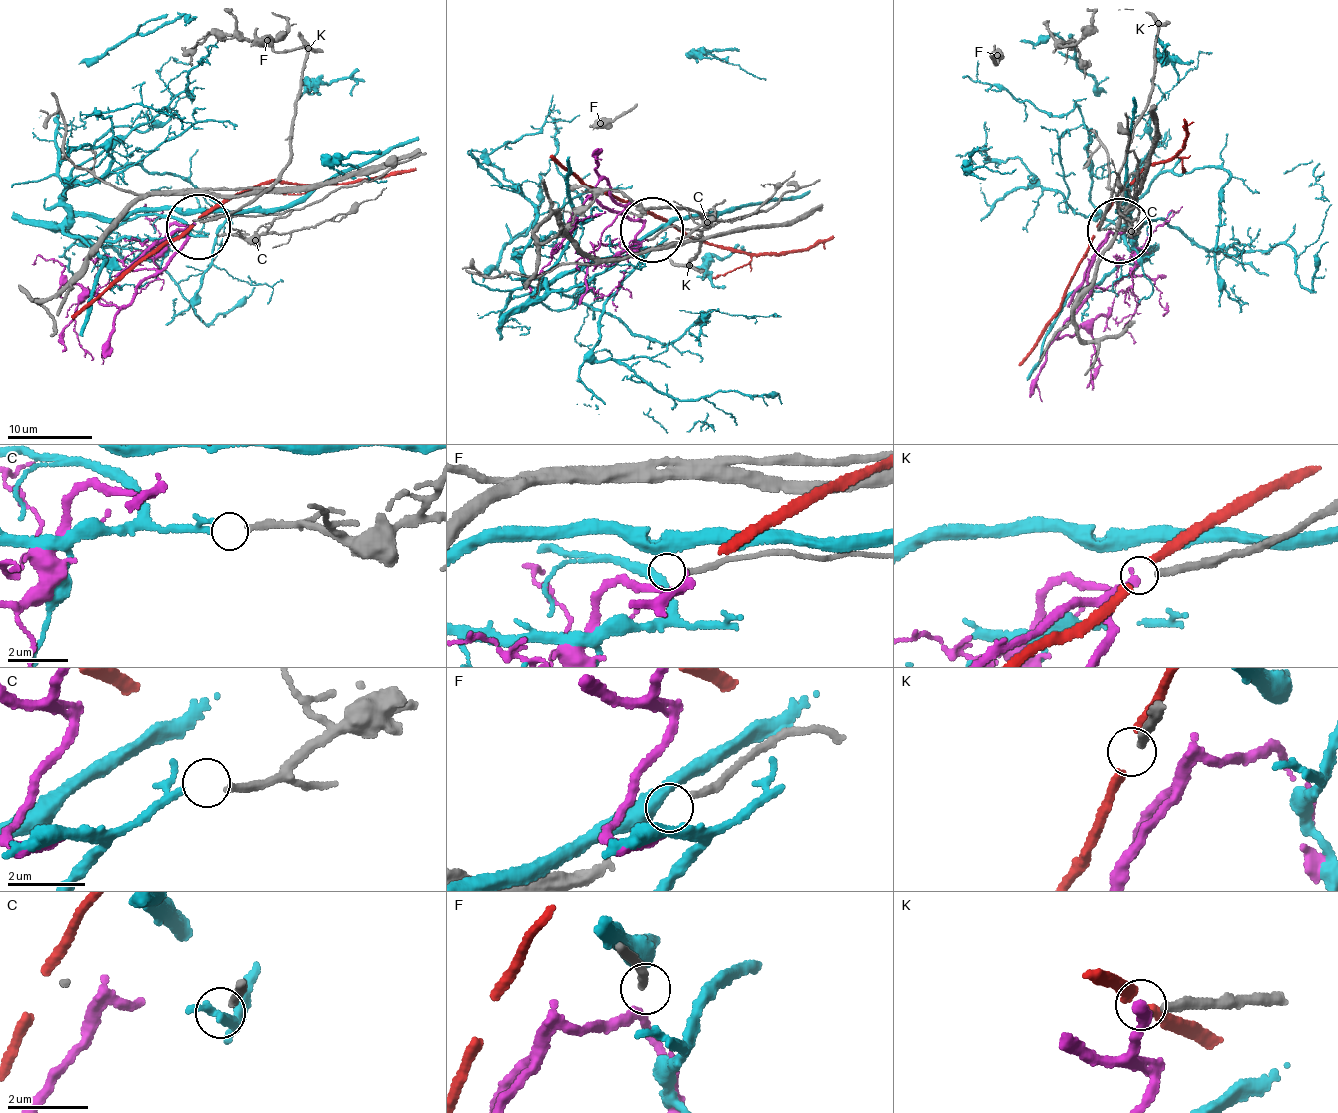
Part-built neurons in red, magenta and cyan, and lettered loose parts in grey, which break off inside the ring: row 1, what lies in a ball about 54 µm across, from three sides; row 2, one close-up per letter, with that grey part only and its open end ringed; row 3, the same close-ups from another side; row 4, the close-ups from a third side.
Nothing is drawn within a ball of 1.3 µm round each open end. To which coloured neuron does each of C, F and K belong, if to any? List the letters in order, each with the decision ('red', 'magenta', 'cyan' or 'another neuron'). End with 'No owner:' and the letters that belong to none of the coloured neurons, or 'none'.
C: cyan
F: another neuron
K: another neuron
No owner: F, K

